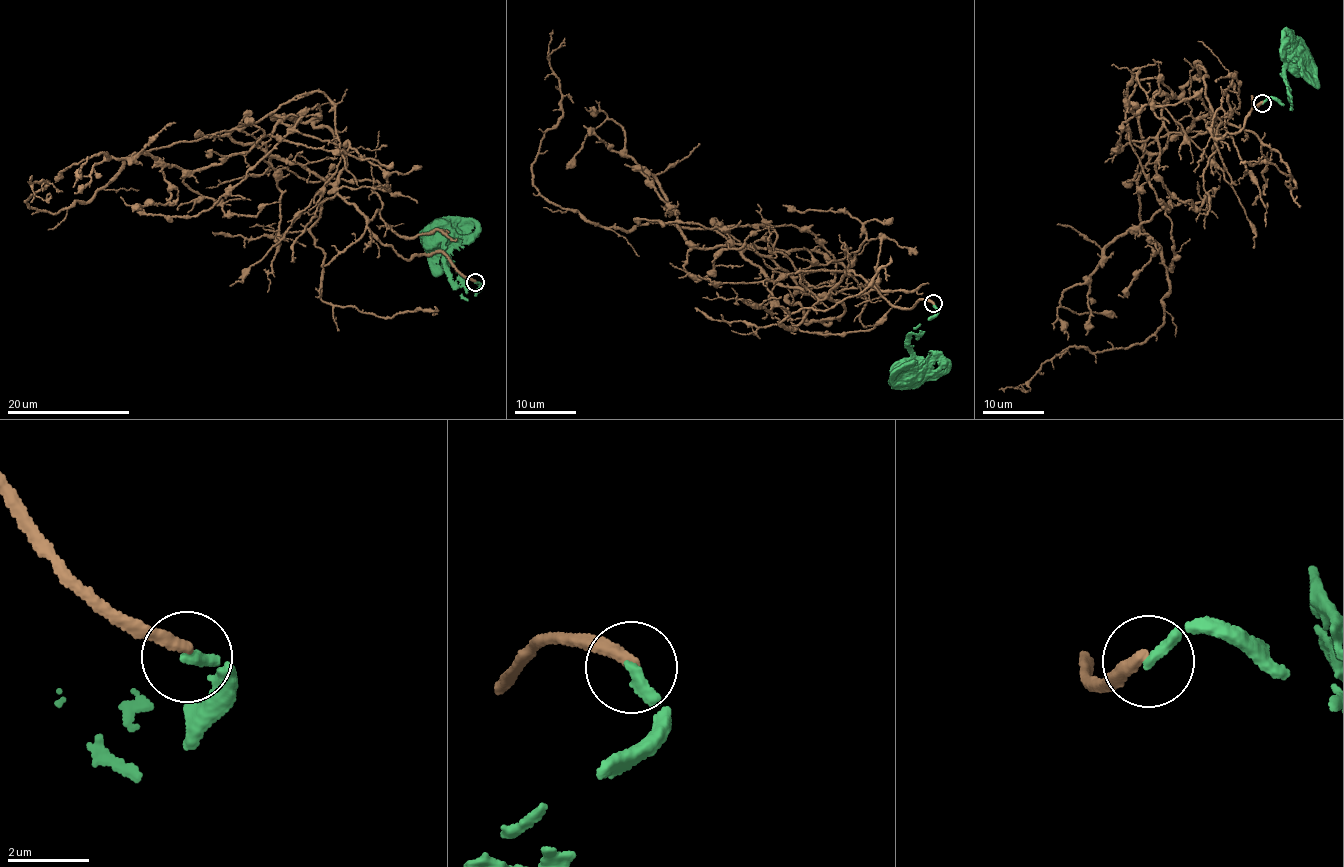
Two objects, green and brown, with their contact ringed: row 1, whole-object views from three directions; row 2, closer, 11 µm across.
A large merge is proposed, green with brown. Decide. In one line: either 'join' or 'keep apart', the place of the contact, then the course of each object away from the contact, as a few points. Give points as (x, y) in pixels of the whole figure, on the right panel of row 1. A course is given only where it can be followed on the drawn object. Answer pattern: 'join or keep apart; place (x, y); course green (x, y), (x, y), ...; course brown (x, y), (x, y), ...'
keep apart; place (1262, 103); course green (1262, 103), (1275, 98), (1291, 107), (1284, 59), (1292, 54), (1295, 57); course brown (1262, 103), (1217, 138), (1215, 115), (1200, 117), (1139, 176), (1170, 290), (1156, 330), (1064, 349), (1013, 388)

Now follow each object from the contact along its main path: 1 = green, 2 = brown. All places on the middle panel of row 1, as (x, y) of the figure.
1: (933, 303), (936, 315), (916, 328), (920, 332), (909, 335), (908, 345), (914, 359), (913, 370), (908, 371)
2: (933, 303), (900, 309), (848, 270), (813, 297), (707, 227), (626, 231), (543, 197), (565, 37)

